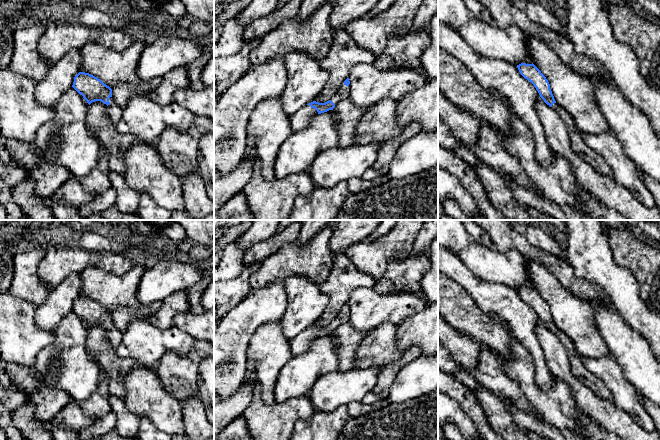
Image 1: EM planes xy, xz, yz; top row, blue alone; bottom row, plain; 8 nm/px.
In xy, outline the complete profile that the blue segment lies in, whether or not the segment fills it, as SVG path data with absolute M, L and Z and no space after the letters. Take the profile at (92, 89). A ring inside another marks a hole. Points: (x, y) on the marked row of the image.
M79 72L74 77L72 87L83 96L90 105L92 102L101 101L107 106L110 121L116 125L121 119L123 108L121 108L112 97L112 89L97 77Z

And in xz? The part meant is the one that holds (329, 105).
M347 78L329 101L325 103L313 101L299 109L293 115L291 115L290 124L292 130L294 132L302 130L303 128L307 127L312 116L327 112L329 110L333 110L336 104L338 104L342 100L349 99L350 96L349 84L350 81L349 78Z

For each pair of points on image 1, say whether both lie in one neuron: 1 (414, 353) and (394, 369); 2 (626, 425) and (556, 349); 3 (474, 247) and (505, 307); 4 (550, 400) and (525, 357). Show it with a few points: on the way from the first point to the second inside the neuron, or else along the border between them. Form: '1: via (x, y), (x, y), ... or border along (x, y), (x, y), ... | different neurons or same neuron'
1: via (409, 356), (399, 364) | same neuron
2: via (605, 413), (561, 370) | same neuron
3: border along (470, 270), (483, 279), (505, 283), (513, 288) | different neurons
4: via (538, 395), (527, 384), (525, 369) | same neuron

